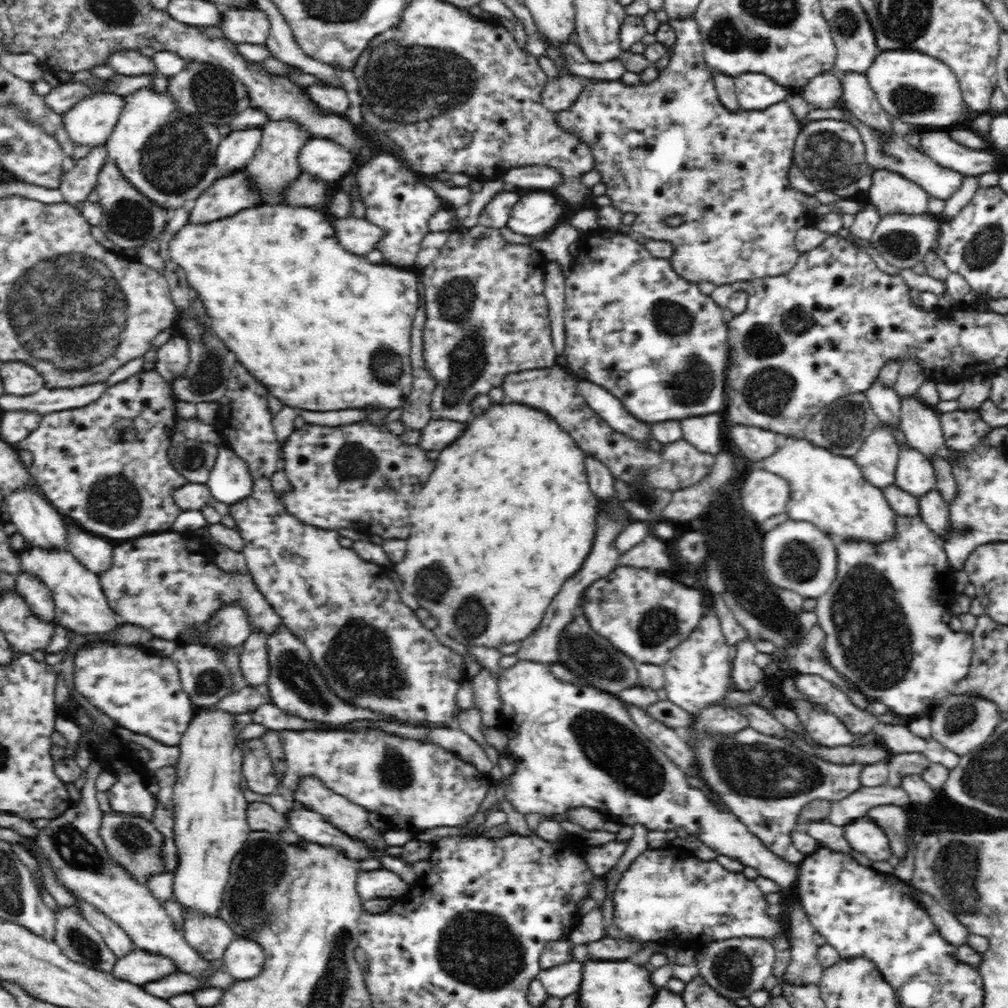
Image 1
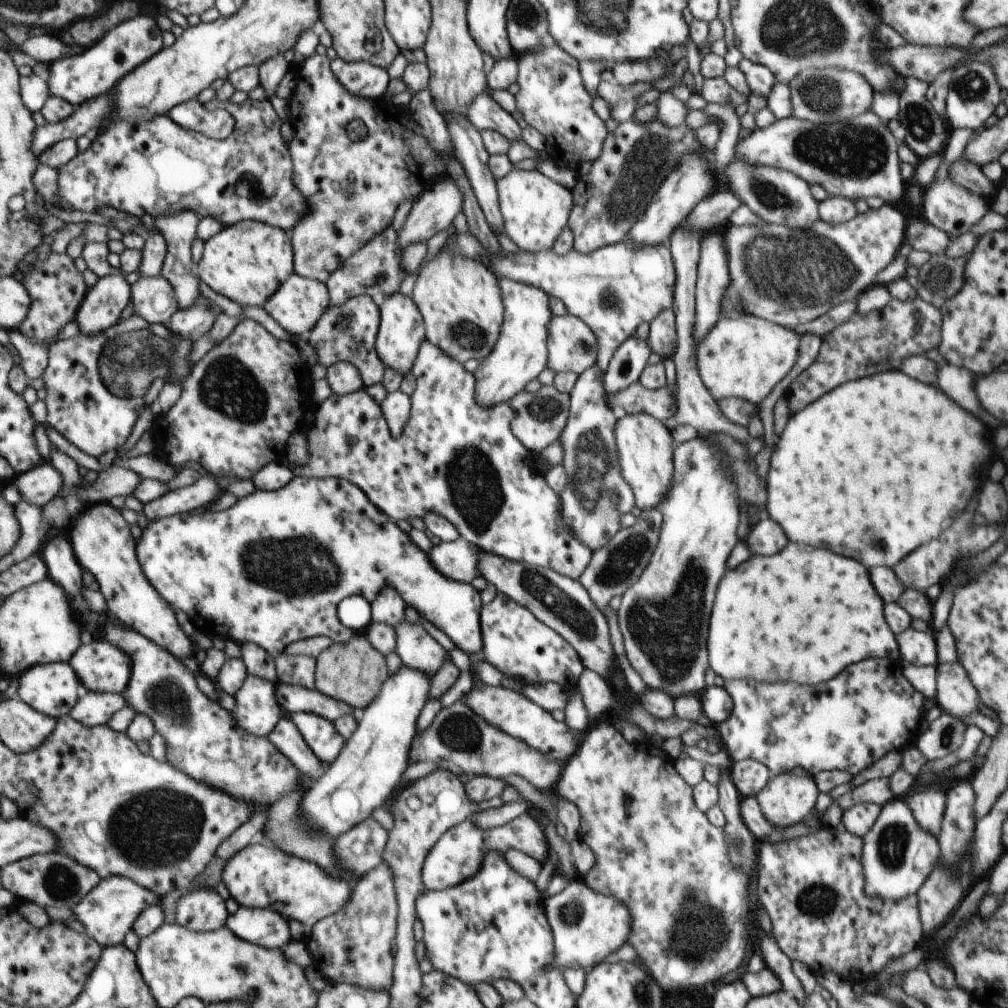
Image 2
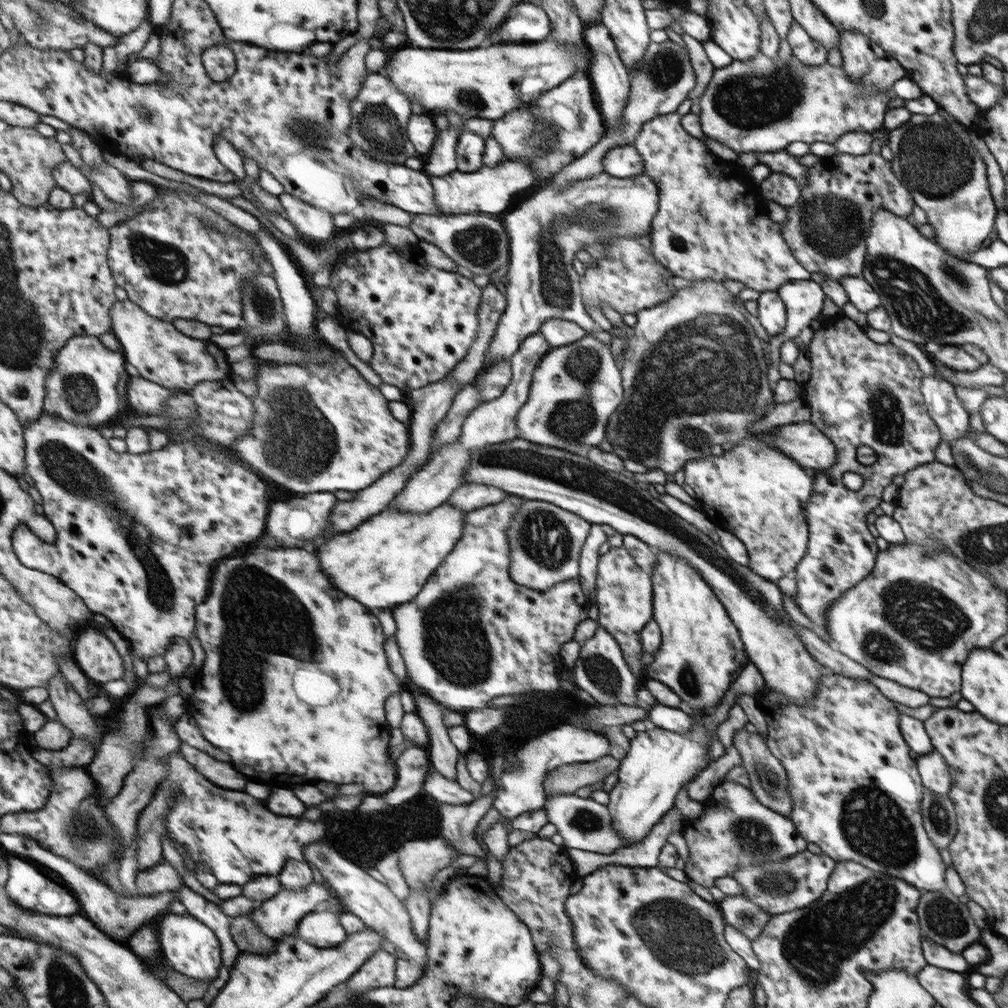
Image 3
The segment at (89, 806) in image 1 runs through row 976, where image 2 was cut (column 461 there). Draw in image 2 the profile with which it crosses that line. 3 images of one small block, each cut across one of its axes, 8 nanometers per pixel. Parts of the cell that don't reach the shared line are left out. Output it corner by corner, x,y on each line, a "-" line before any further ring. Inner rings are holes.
450,174
443,175
440,182
436,182
436,186
428,190
428,194
424,194
424,198
418,198
413,202
411,212
402,230
398,232
401,247
406,248
416,242
427,242
441,230
450,227
456,215
463,211
463,200
464,196
460,192
460,186
456,186
454,178

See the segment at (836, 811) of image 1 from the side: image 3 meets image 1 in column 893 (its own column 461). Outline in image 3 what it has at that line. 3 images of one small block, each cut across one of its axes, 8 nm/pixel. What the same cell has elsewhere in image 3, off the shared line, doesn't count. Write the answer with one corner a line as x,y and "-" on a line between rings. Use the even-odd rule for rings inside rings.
433,770
428,774
422,791
430,794
439,803
451,805
467,805
474,801
474,795
460,786
457,780
450,780

